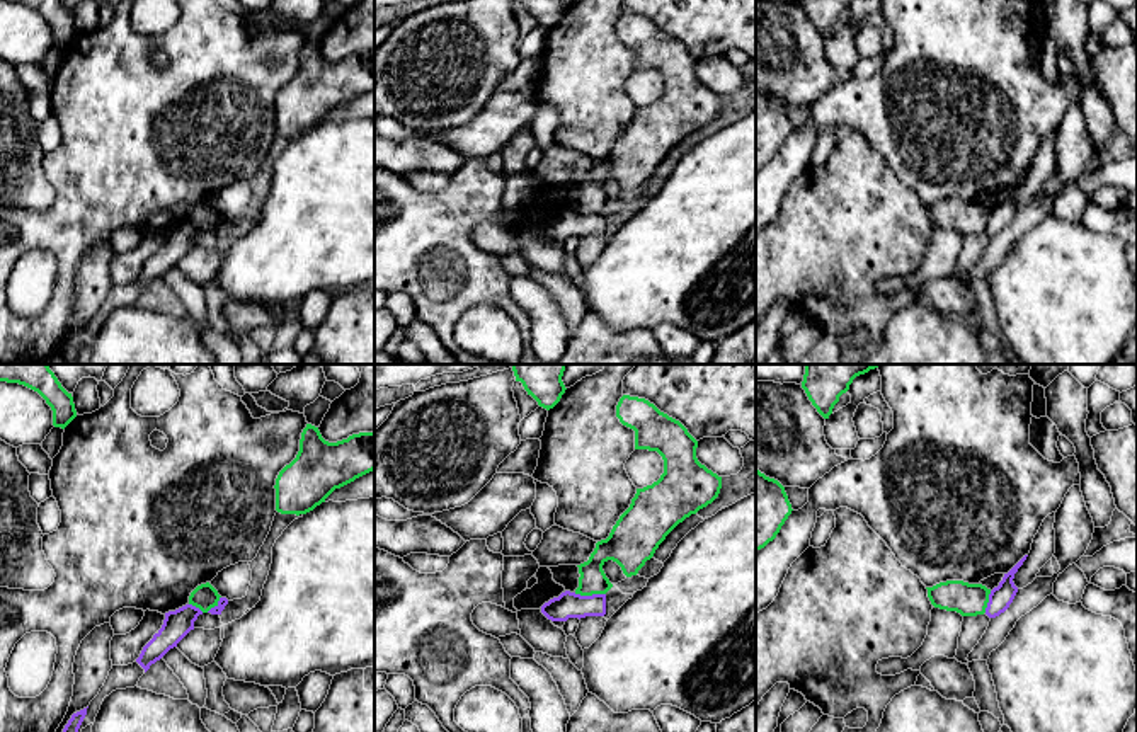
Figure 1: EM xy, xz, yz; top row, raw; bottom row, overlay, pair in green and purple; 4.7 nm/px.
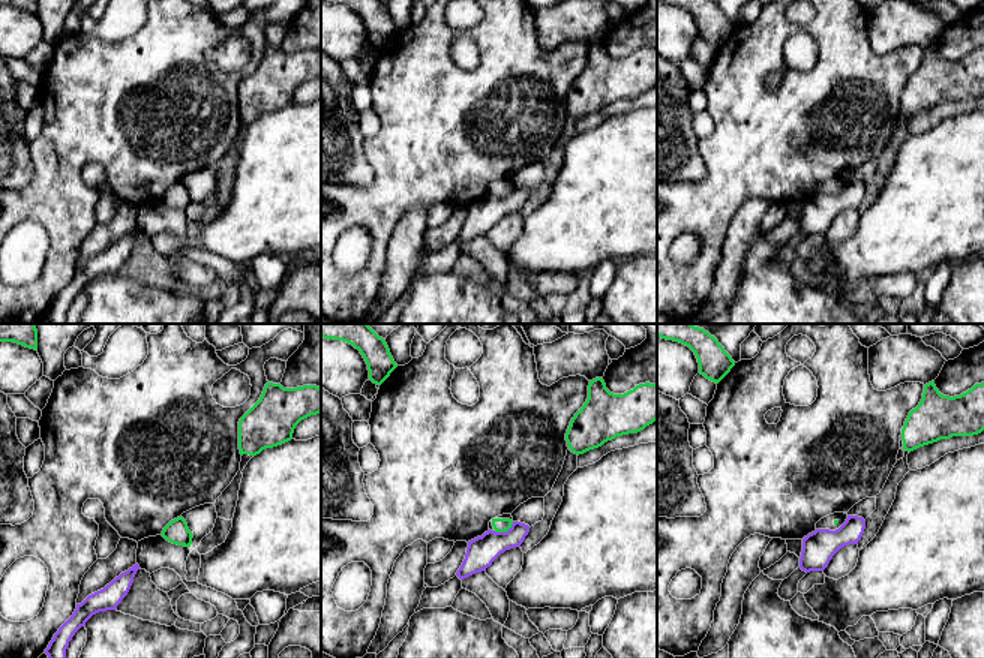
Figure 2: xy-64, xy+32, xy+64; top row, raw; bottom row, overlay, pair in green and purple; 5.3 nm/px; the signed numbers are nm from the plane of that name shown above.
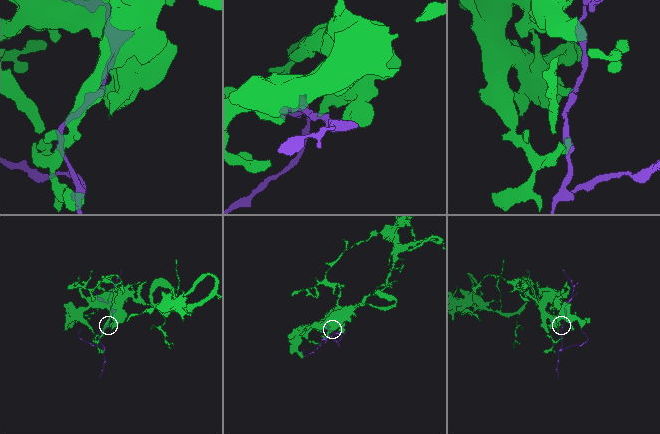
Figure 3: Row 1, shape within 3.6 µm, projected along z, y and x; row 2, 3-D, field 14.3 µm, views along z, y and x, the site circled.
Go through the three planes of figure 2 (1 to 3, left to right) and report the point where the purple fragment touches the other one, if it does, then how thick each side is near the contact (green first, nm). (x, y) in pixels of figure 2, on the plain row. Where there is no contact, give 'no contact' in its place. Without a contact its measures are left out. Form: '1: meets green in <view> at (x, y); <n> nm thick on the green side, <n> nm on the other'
1: no contact
2: meets green in xy+32 at (504, 195); 80 nm thick on the green side, 160 nm on the other
3: no contact

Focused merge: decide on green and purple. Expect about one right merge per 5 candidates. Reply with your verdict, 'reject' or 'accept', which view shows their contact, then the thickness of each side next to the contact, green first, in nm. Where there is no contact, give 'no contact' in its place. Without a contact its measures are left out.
reject | xz | 130/130 nm

